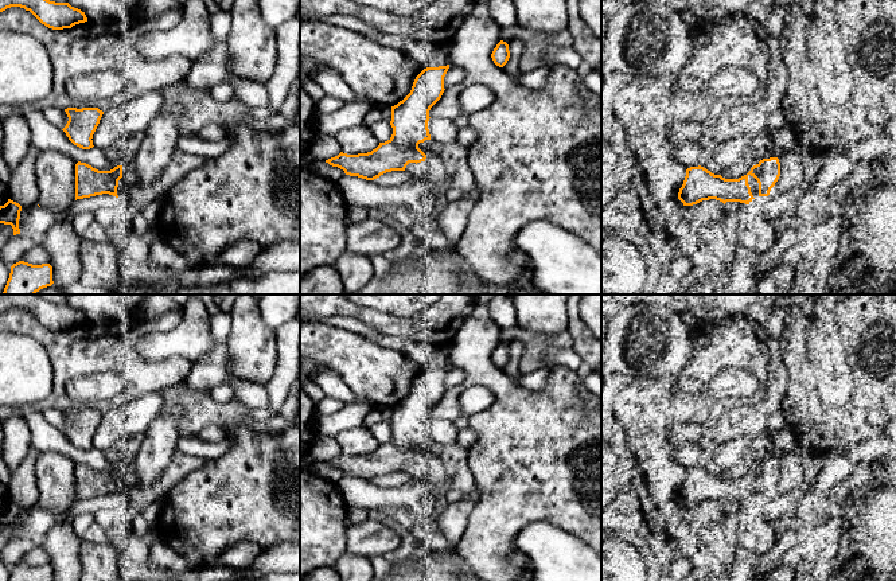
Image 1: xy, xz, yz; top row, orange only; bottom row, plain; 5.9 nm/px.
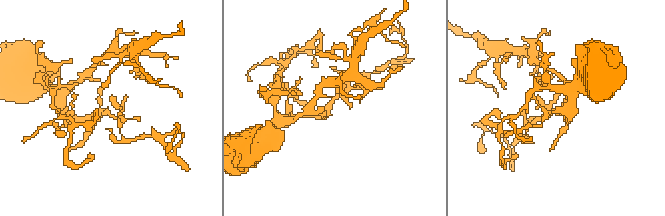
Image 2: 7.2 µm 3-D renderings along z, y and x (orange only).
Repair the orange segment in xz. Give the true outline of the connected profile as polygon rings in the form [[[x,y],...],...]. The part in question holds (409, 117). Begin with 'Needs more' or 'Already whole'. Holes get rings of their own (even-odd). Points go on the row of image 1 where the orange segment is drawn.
Needs more. [[[447,66],[426,67],[414,79],[410,93],[391,106],[391,137],[367,153],[338,156],[326,160],[346,175],[374,180],[391,171],[405,171],[409,163],[425,161],[435,151],[428,121],[431,108],[444,93]]]

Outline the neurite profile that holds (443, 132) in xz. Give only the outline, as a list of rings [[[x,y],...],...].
[[[432,118],[428,121],[431,140],[435,147],[448,145],[457,141],[459,126],[447,118]]]

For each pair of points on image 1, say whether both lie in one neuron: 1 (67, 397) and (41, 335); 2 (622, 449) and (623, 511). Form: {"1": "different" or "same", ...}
{"1": "same", "2": "same"}

